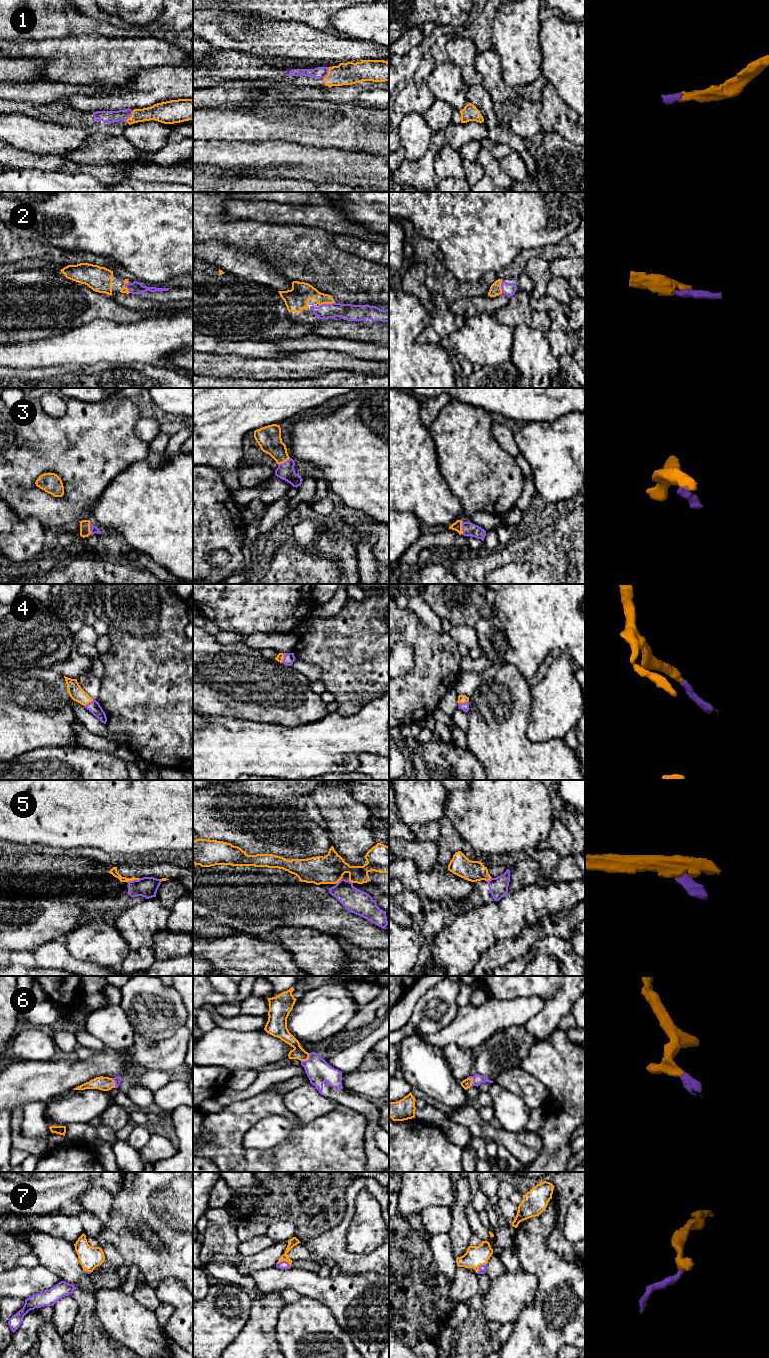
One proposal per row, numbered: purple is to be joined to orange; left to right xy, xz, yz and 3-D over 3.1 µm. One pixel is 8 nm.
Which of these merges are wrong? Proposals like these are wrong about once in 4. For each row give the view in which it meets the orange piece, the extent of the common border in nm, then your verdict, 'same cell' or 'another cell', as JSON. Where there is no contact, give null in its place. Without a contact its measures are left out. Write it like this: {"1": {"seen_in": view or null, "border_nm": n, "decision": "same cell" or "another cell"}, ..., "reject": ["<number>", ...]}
{"1": {"seen_in": "xy", "border_nm": 110, "decision": "same cell"}, "2": {"seen_in": "xz", "border_nm": 130, "decision": "same cell"}, "3": {"seen_in": "xy", "border_nm": 110, "decision": "same cell"}, "4": {"seen_in": "yz", "border_nm": 90, "decision": "same cell"}, "5": {"seen_in": "xy", "border_nm": 120, "decision": "another cell"}, "6": {"seen_in": "xz", "border_nm": 100, "decision": "same cell"}, "7": {"seen_in": "xz", "border_nm": 120, "decision": "same cell"}, "reject": ["5"]}

